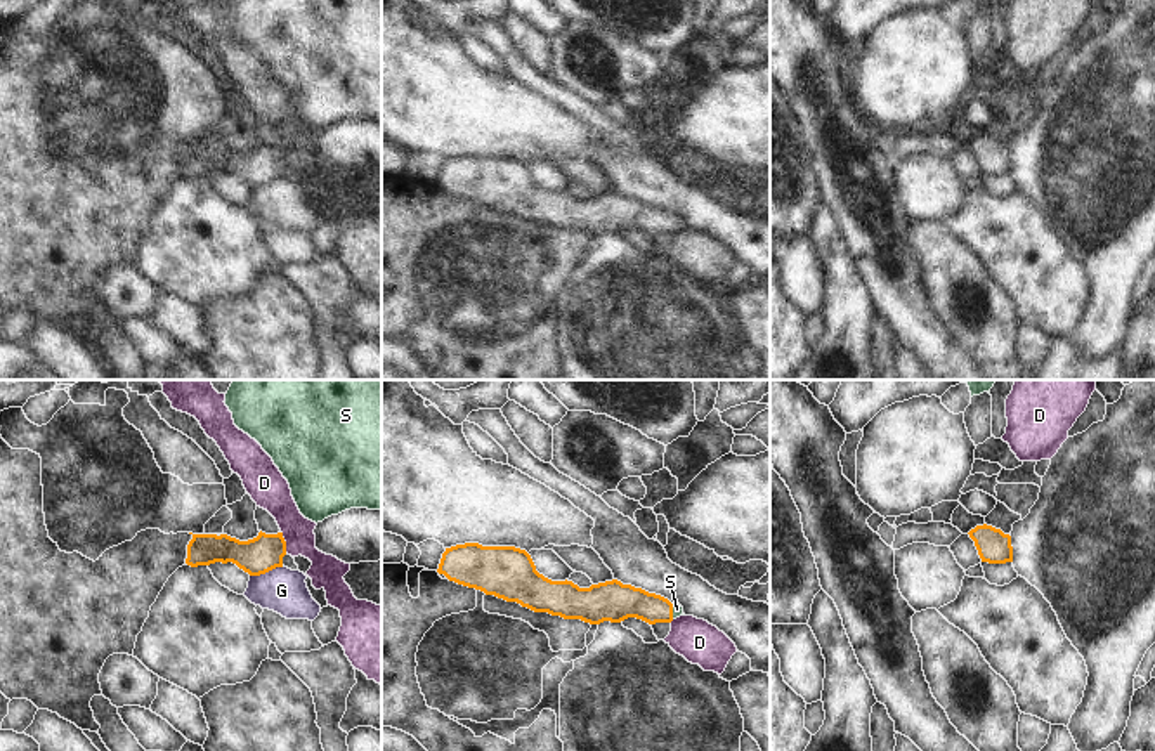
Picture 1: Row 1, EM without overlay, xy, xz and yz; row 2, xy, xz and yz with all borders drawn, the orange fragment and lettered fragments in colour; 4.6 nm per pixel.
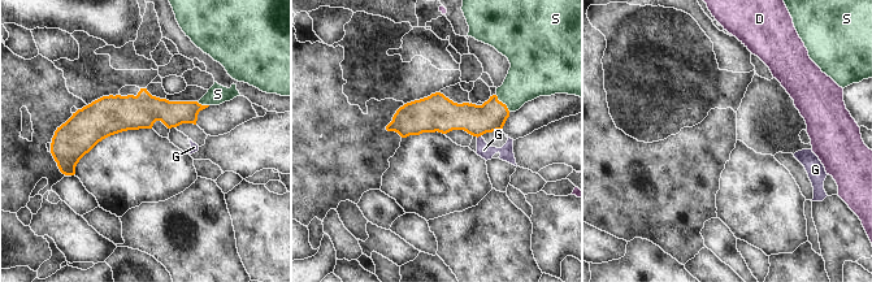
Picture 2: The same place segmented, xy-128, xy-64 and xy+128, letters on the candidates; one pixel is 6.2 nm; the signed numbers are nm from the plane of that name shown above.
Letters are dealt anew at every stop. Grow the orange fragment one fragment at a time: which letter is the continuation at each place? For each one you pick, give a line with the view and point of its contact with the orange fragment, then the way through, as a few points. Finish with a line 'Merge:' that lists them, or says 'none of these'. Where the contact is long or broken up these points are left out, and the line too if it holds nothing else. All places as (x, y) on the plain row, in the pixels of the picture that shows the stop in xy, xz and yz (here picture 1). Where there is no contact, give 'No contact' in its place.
S: Touches orange at xz (672, 222). Path across: xz (619, 214), (672, 222), (677, 221)
Merge: S.

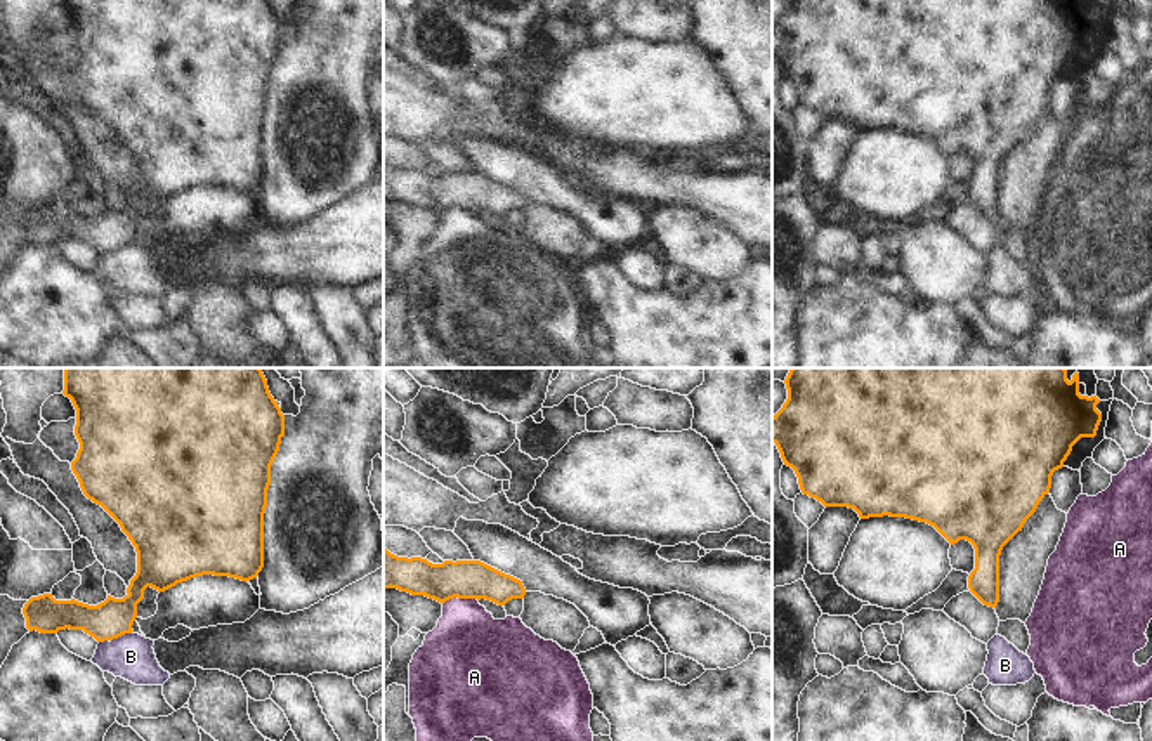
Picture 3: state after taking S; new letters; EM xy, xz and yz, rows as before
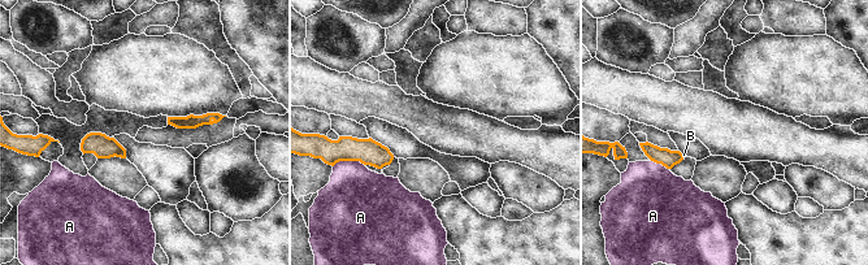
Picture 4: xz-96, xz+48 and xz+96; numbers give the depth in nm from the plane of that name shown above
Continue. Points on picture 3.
Merge: none of these.

